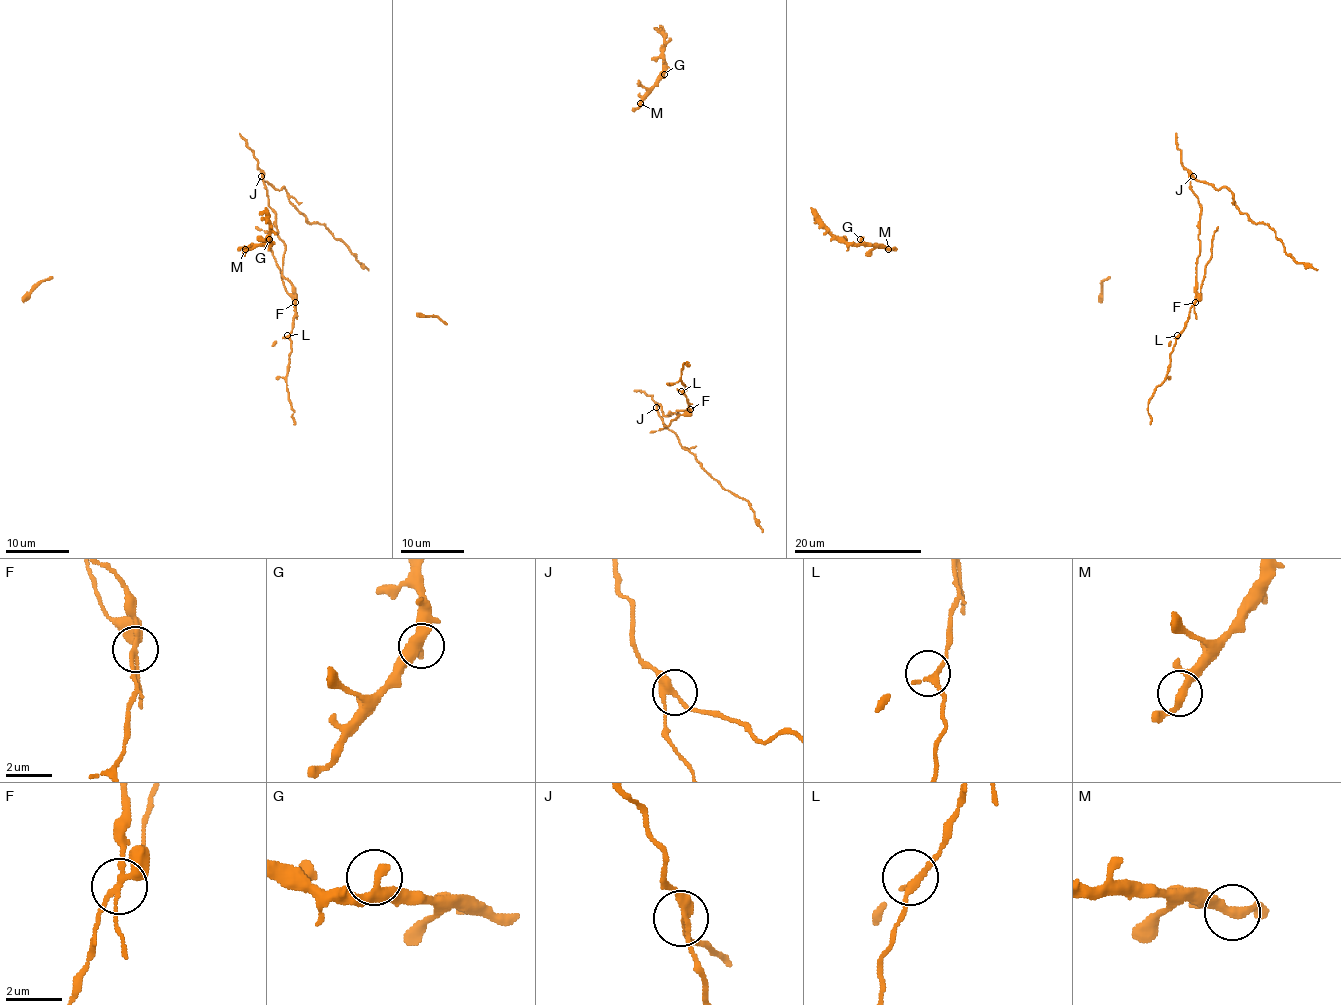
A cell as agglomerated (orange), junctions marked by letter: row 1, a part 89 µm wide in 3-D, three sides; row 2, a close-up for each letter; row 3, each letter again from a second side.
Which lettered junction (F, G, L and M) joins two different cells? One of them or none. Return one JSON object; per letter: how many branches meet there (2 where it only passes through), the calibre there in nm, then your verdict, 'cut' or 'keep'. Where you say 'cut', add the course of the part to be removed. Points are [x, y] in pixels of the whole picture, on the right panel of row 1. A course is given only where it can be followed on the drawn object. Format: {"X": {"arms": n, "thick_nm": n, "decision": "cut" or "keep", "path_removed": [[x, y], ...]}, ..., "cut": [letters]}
{"F": {"arms": 3, "thick_nm": 240, "decision": "cut", "path_removed": [[1194, 302], [1201, 211], [1191, 176], [1226, 187], [1236, 208], [1266, 224], [1296, 262], [1317, 270]]}, "G": {"arms": 2, "thick_nm": 320, "decision": "keep"}, "L": {"arms": 2, "thick_nm": 240, "decision": "keep"}, "M": {"arms": 3, "thick_nm": 260, "decision": "keep"}, "cut": ["F"]}

